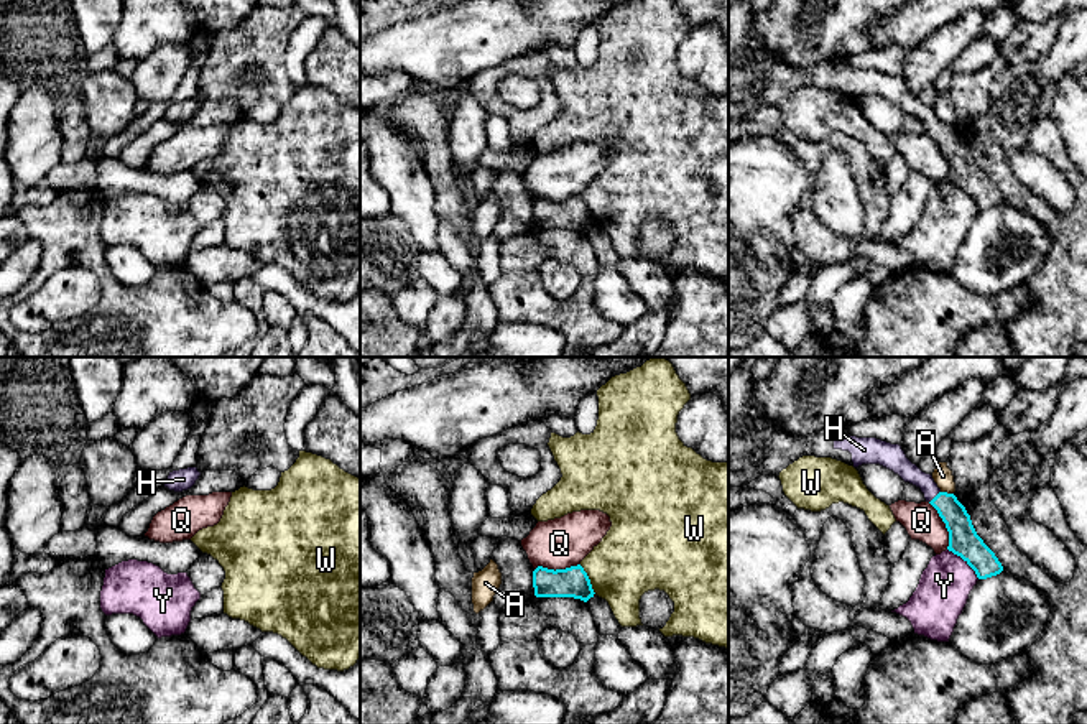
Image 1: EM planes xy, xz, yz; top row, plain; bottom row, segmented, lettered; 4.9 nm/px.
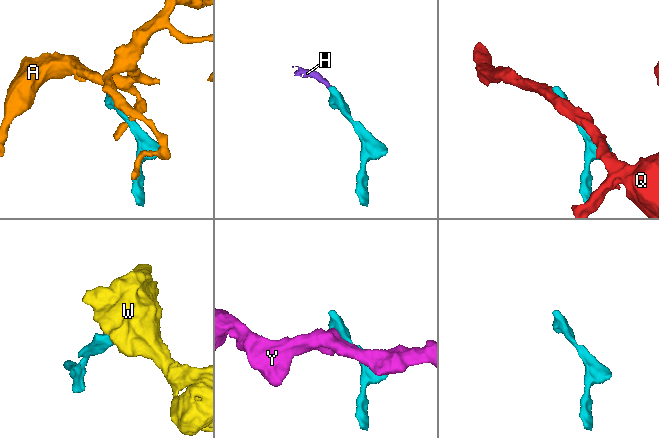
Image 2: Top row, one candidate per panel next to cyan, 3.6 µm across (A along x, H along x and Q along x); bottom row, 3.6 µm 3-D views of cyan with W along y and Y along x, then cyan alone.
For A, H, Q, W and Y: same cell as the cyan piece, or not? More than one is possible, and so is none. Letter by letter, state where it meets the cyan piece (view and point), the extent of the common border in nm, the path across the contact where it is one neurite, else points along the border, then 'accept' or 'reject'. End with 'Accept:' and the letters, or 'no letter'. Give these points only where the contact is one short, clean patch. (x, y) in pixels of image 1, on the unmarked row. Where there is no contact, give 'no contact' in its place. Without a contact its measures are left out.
A: yz (946, 124) | 70 nm | reject
H: yz (934, 129) | 80 nm | across yz (962, 170), (957, 152), (934, 129), (898, 94) | accept
Q: yz (946, 157) | 260 nm | reject
W: xz (589, 211) | 170 nm | along xz (579, 196), (596, 224) | reject
Y: yz (964, 191) | 220 nm | reject
Accept: H

